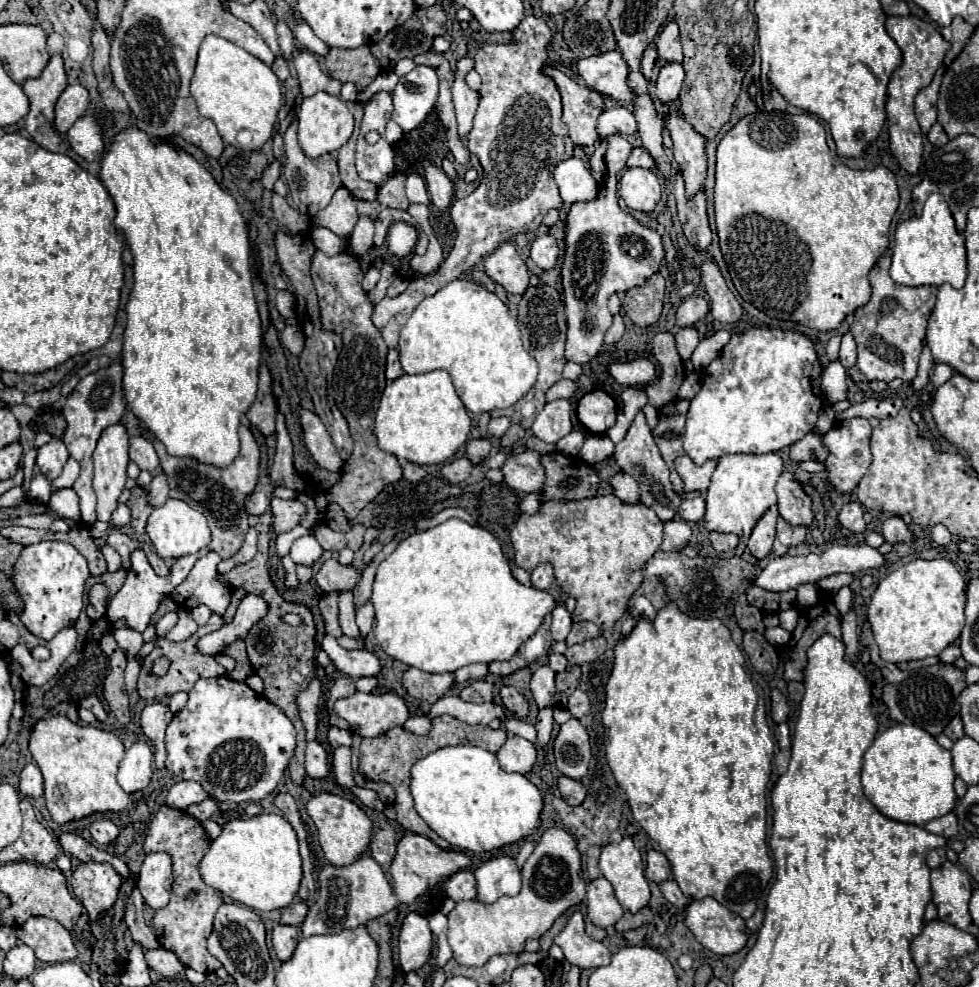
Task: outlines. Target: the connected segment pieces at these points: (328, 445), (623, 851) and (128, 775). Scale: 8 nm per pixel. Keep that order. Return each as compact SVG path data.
M301 410L301 426L305 434L305 444L313 456L313 460L331 472L341 472L343 460L337 454L337 448L333 446L333 440L329 438L327 428L319 420L319 416L311 410Z
M623 838L617 844L607 844L601 848L599 868L603 876L611 882L615 898L627 912L639 912L647 906L651 892L645 878L645 866L641 852L635 848L631 838Z
M135 742L121 760L117 782L127 794L131 794L147 788L151 774L153 774L153 752L149 744Z

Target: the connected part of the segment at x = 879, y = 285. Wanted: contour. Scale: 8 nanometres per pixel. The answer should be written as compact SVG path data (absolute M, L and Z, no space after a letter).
M881 256L877 260L873 270L869 272L871 300L853 314L851 334L855 336L859 356L855 366L849 368L849 376L855 382L891 382L895 378L911 382L917 374L917 360L925 342L925 328L935 306L937 286L911 288L895 284L889 276L889 266L889 256Z

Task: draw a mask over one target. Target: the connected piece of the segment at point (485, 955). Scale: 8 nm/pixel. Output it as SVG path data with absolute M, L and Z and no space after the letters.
M561 828L543 832L539 844L523 866L523 886L517 896L501 896L493 904L467 900L459 902L449 918L449 946L459 964L483 966L495 954L517 954L527 938L539 939L567 908L585 898L581 878L581 854L575 840Z

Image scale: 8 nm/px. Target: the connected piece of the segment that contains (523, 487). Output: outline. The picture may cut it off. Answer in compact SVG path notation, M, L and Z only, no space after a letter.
M535 450L511 456L501 470L505 474L505 484L519 492L539 494L545 486L545 470L541 466L541 456Z

